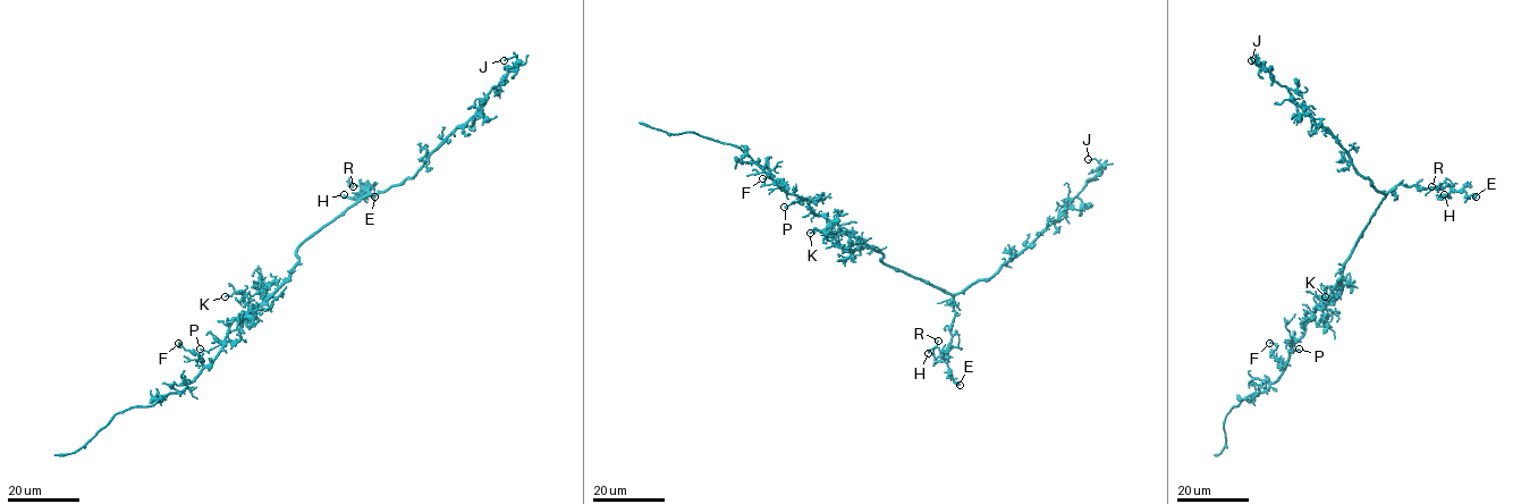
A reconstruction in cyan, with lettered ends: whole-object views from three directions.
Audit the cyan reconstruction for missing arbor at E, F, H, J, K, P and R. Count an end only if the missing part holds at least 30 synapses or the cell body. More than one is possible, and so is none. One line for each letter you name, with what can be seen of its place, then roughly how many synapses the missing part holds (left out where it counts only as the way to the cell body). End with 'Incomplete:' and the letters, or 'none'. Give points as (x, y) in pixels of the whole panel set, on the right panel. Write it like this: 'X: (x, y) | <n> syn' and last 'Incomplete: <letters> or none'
Incomplete: none

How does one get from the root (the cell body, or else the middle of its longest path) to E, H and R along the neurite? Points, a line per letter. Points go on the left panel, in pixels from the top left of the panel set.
E: (297, 255), (296, 249), (368, 193), (370, 185), (362, 186), (366, 195), (374, 196)
H: (297, 255), (296, 249), (355, 204), (370, 185), (362, 186), (355, 199), (344, 194)
R: (297, 255), (296, 249), (355, 204), (370, 185), (366, 187), (348, 179), (348, 185), (353, 186)

